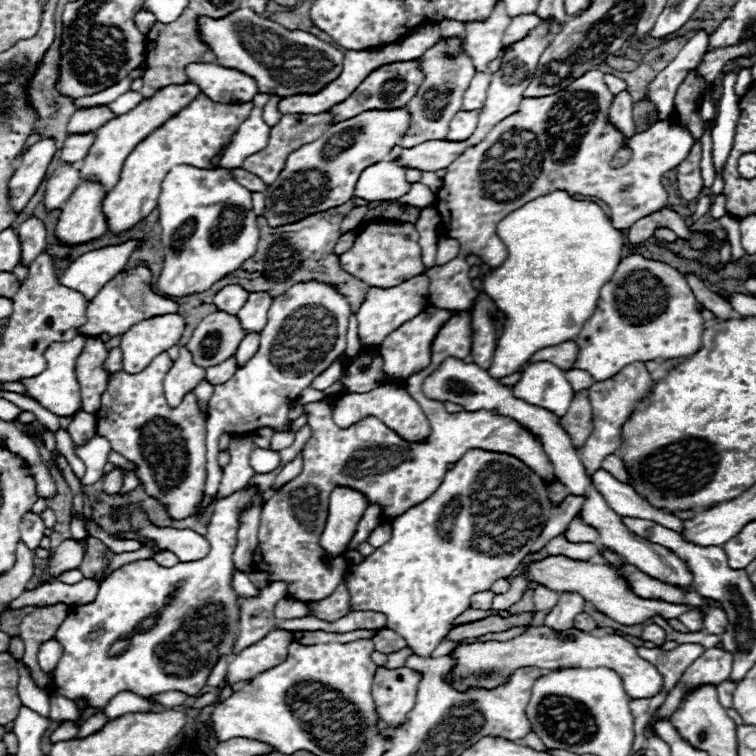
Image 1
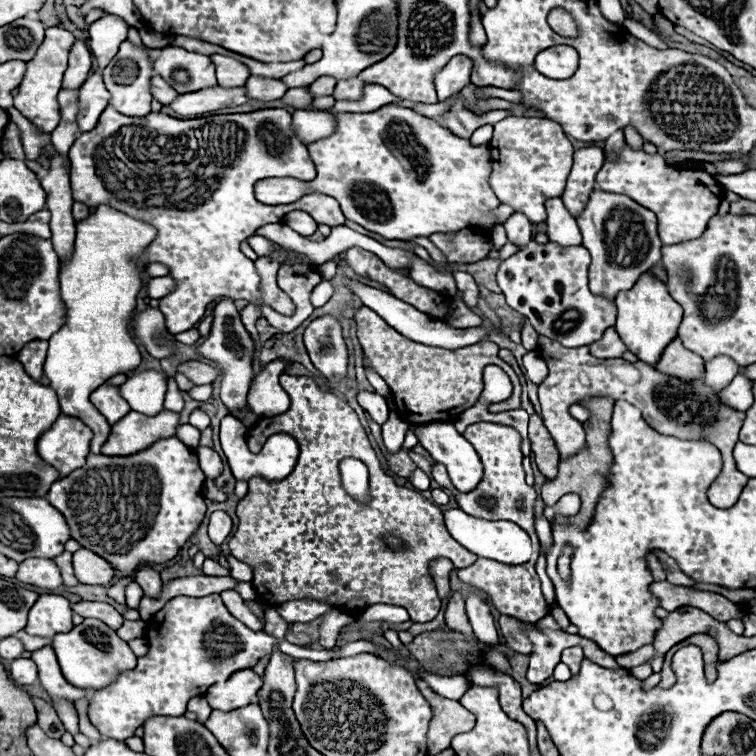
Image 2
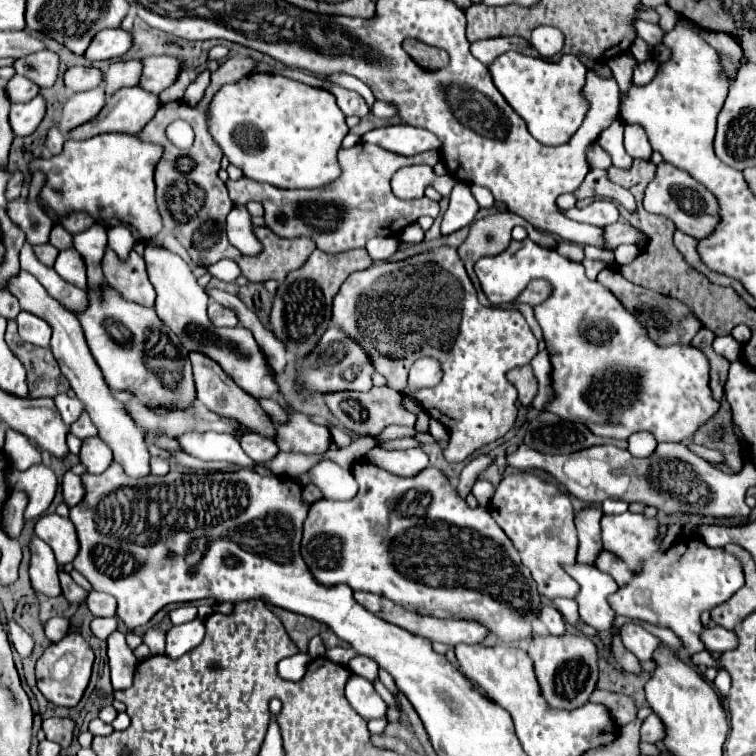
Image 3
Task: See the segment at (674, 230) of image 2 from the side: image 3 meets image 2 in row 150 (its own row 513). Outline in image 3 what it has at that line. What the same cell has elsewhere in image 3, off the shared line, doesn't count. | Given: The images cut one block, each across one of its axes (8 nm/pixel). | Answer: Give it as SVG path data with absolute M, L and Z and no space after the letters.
M630 510L618 516L602 516L602 544L606 550L622 558L628 564L628 568L636 574L632 582L628 582L626 586L622 586L620 590L608 596L612 610L628 618L636 618L636 620L642 620L654 626L670 628L684 642L688 654L704 650L704 642L700 640L700 632L702 632L700 614L710 612L712 608L728 602L728 598L732 598L732 594L736 594L736 590L744 586L744 572L740 566L740 560L734 554L726 552L724 548L710 548L700 538L680 540L670 548L662 548L662 540L658 538L656 516L646 518L642 512L636 514Z

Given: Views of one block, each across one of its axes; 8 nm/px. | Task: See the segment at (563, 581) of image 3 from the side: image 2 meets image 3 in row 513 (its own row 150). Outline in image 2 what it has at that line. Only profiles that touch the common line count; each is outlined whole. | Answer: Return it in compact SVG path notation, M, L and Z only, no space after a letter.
M508 116L494 124L494 138L488 146L492 152L492 174L488 184L498 200L512 206L514 212L522 212L532 224L544 222L546 200L562 196L572 168L574 148L562 132L562 126L546 118Z

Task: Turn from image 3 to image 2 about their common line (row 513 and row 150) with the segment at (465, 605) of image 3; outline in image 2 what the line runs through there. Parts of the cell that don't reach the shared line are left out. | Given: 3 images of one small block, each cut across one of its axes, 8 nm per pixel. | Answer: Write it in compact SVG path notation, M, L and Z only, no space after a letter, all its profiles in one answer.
M386 104L376 112L364 114L336 114L338 128L330 138L308 144L308 152L316 164L318 176L310 182L298 182L290 177L273 177L260 180L254 186L256 198L270 206L292 204L308 192L322 192L336 198L348 220L358 222L370 232L378 232L388 240L412 240L436 232L458 232L466 226L492 224L492 210L500 204L488 186L492 160L488 146L472 146L410 108Z

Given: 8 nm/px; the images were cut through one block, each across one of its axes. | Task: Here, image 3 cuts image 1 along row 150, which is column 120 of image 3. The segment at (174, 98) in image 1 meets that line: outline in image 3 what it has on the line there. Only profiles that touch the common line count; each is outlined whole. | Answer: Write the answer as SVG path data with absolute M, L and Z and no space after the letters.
M140 86L118 90L106 100L106 106L96 118L76 126L70 132L72 140L86 140L104 132L138 134L142 126L154 118L160 108L158 94L152 94Z

